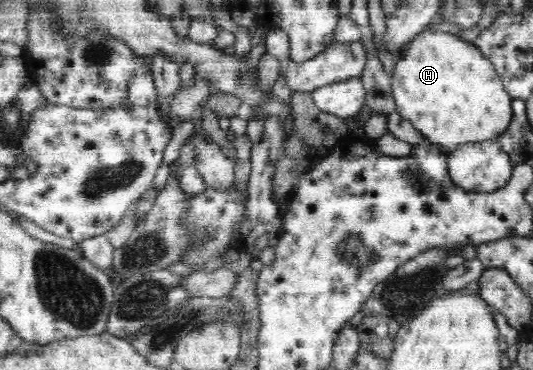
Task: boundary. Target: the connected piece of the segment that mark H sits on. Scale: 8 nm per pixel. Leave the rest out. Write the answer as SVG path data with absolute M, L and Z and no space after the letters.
M426 28L402 48L401 56L395 61L391 81L397 112L405 120L413 123L422 138L429 139L429 142L437 145L442 153L455 152L465 144L481 144L484 140L496 140L511 122L512 97L506 92L493 64L474 48L473 44L468 44L459 35L443 32L442 28Z

